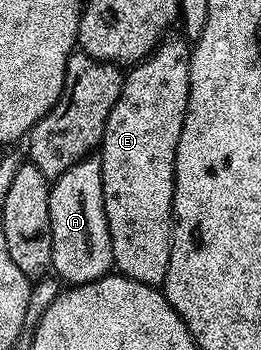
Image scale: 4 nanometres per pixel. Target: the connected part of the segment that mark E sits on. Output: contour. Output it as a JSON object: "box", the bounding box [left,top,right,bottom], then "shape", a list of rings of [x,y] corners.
{"box":[97,36,191,287],"shape":[[[164,36],[151,56],[144,57],[139,64],[126,70],[121,95],[117,103],[113,103],[113,111],[109,111],[109,119],[103,132],[103,143],[97,150],[101,163],[105,219],[109,227],[109,239],[115,260],[114,268],[122,276],[137,279],[137,283],[156,287],[162,286],[169,271],[175,160],[177,143],[181,139],[181,127],[185,123],[185,111],[189,103],[191,70],[191,49],[188,42],[182,36],[171,36]]]}

